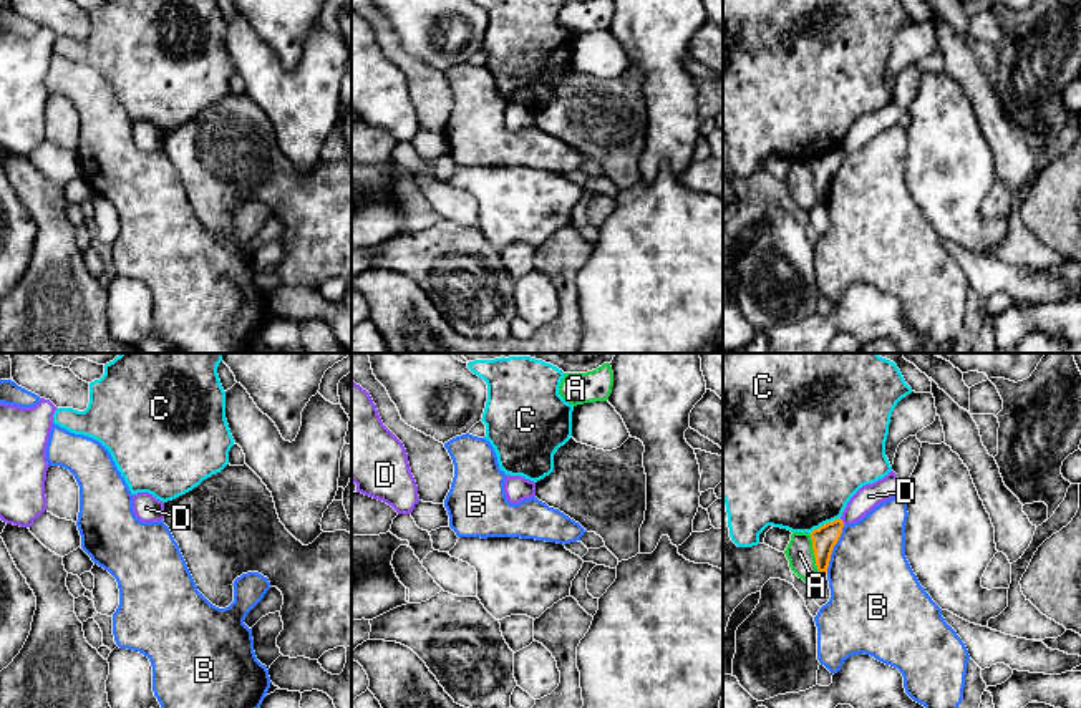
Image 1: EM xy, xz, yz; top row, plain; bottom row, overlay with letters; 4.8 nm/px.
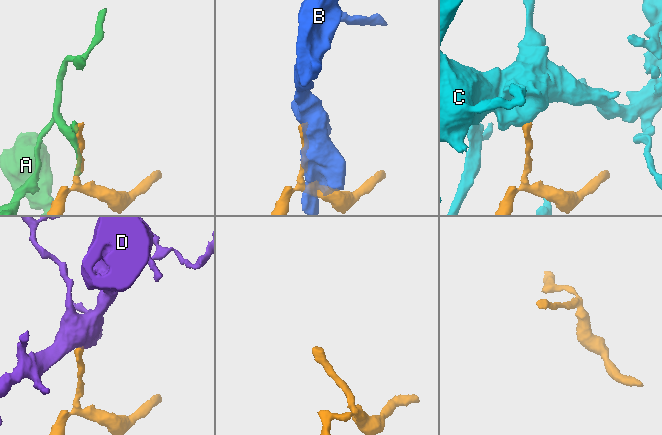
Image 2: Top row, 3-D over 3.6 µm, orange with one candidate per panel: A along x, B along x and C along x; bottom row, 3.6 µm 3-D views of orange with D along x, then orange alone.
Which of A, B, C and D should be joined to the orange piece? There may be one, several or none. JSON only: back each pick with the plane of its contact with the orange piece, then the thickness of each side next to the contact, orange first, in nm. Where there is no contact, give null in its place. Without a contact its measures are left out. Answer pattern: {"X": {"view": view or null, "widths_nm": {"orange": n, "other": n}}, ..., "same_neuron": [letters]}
{"same_neuron": []}

